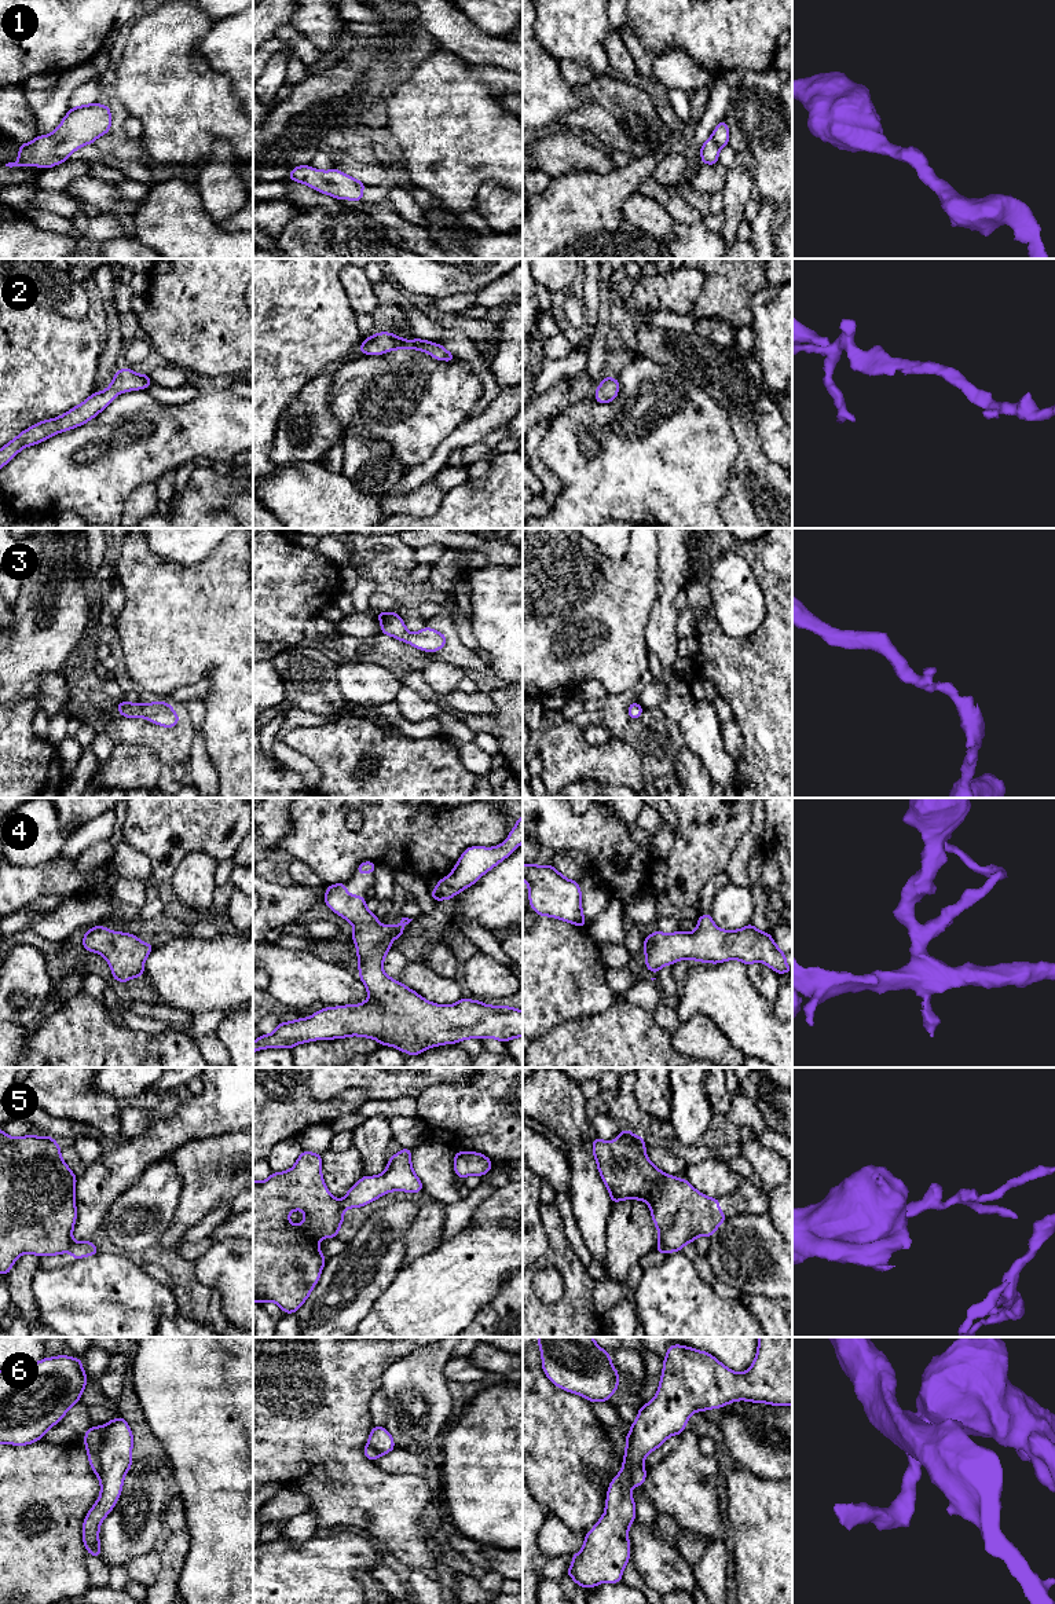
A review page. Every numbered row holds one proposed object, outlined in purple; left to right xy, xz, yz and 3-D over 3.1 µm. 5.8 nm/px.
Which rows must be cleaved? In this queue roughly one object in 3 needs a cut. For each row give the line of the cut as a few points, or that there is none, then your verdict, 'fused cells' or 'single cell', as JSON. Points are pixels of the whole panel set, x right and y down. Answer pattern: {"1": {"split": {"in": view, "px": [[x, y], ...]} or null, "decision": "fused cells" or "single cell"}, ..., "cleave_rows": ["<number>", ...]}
{"1": {"split": null, "decision": "single cell"}, "2": {"split": null, "decision": "single cell"}, "3": {"split": null, "decision": "single cell"}, "4": {"split": null, "decision": "single cell"}, "5": {"split": {"in": "xz", "px": [[339, 1202], [343, 1211]]}, "decision": "fused cells"}, "6": {"split": {"in": "xy", "px": [[98, 1428], [99, 1476]]}, "decision": "fused cells"}, "cleave_rows": ["5", "6"]}

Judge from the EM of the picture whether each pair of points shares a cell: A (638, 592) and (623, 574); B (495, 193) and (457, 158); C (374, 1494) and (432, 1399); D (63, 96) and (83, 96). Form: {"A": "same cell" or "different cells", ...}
{"A": "same cell", "B": "different cells", "C": "different cells", "D": "different cells"}

